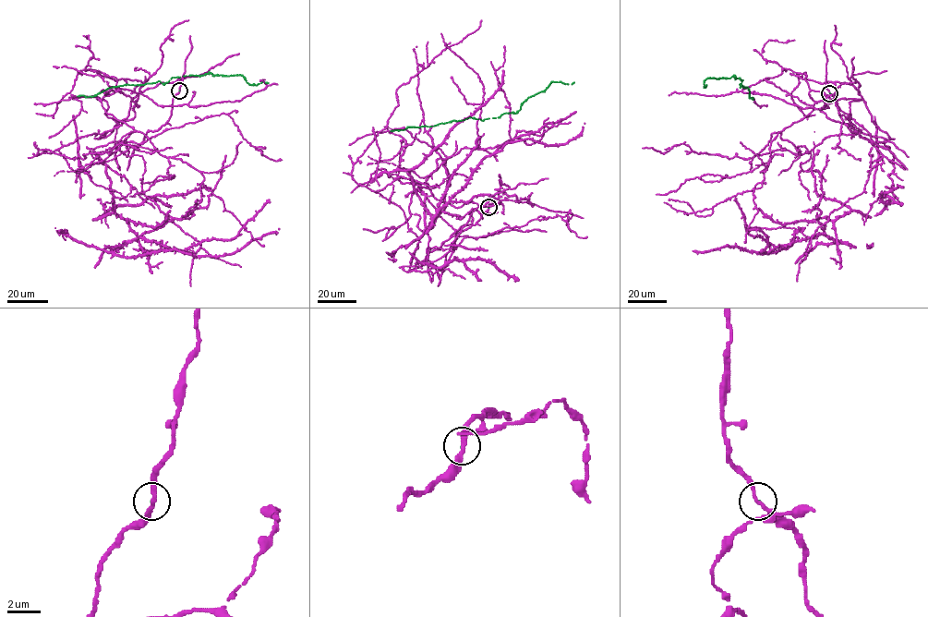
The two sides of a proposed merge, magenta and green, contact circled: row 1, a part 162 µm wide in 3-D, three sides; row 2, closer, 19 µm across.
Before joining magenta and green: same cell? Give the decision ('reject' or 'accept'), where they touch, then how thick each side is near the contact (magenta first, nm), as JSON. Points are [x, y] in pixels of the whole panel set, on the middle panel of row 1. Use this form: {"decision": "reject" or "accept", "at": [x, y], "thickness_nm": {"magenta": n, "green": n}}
{"decision": "accept", "at": [488, 207], "thickness_nm": {"magenta": 240, "green": 70}}

